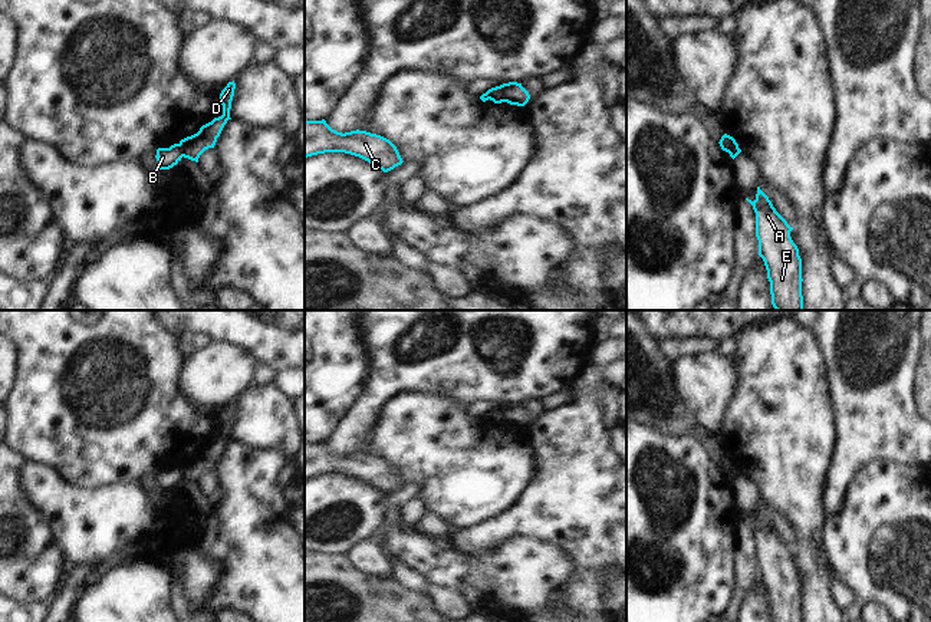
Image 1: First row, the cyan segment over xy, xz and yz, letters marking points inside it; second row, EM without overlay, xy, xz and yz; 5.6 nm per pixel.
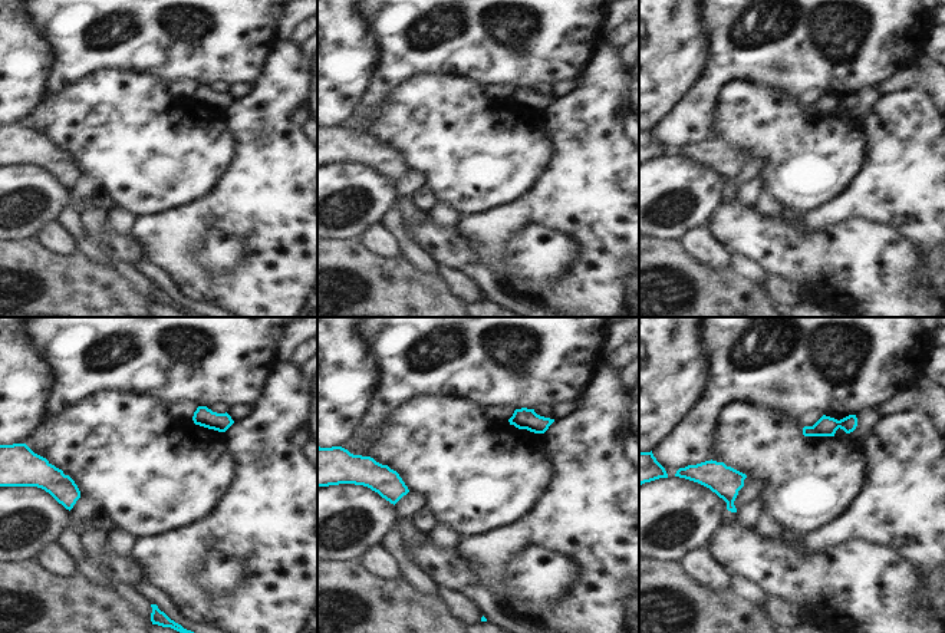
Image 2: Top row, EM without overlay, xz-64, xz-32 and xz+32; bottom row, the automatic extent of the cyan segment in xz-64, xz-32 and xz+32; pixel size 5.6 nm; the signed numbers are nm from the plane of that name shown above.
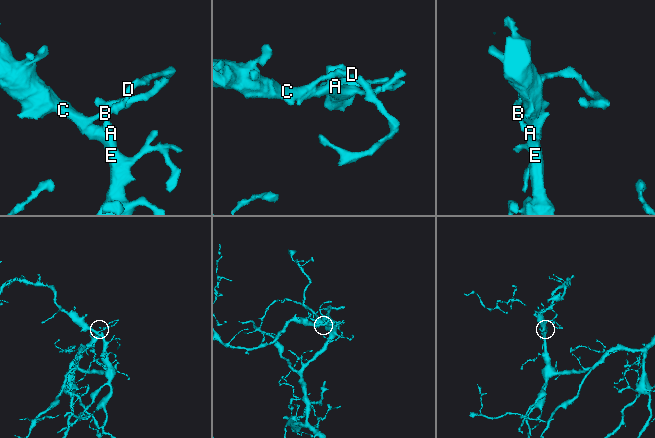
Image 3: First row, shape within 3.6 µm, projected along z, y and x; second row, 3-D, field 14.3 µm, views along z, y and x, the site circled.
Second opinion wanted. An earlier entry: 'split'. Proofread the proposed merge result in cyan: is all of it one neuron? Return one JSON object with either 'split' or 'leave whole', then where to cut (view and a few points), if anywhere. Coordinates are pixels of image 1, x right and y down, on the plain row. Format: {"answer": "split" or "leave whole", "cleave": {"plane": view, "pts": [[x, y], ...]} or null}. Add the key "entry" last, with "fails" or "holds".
{"answer": "split", "cleave": {"plane": "xz", "pts": [[497, 408], [505, 423]]}, "entry": "holds"}

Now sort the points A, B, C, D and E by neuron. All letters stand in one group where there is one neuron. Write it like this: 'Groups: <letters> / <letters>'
Groups: A B C E / D.

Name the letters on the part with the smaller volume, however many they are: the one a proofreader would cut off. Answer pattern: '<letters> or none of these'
D

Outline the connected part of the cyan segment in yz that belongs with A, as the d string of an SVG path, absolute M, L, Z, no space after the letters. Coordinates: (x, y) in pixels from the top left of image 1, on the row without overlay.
M760 509L754 523L746 521L756 534L759 577L767 592L772 622L803 622L802 580L790 559L793 549L776 533Z

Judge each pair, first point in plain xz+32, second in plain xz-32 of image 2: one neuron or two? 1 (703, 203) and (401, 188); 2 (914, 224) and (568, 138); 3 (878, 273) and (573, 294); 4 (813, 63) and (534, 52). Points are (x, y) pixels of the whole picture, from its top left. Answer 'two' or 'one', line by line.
1: two
2: one
3: two
4: one

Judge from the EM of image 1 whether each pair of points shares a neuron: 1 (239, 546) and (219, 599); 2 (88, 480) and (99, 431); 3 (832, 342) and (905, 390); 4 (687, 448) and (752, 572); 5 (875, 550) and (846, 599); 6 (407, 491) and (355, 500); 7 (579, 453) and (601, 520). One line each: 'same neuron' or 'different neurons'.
1: same neuron
2: same neuron
3: same neuron
4: different neurons
5: different neurons
6: different neurons
7: same neuron

